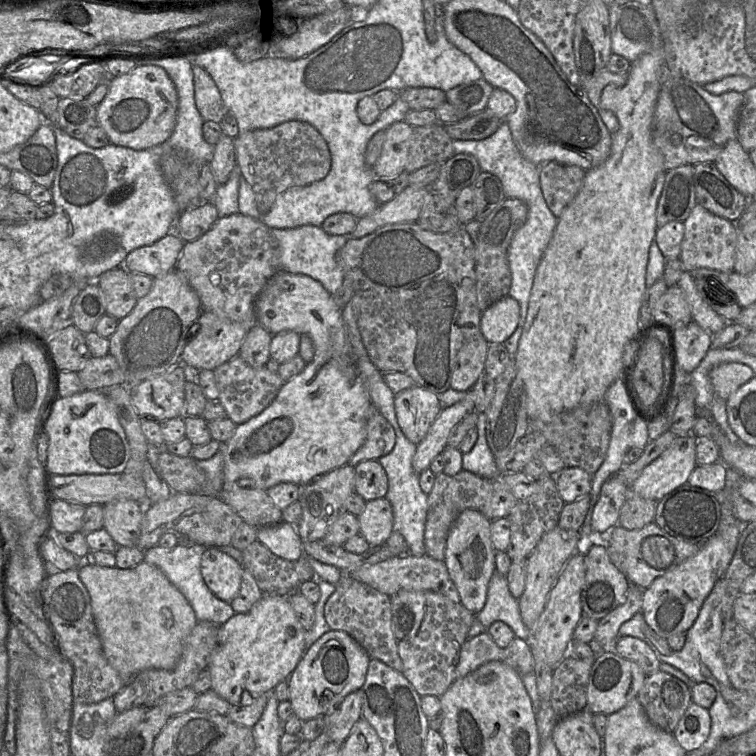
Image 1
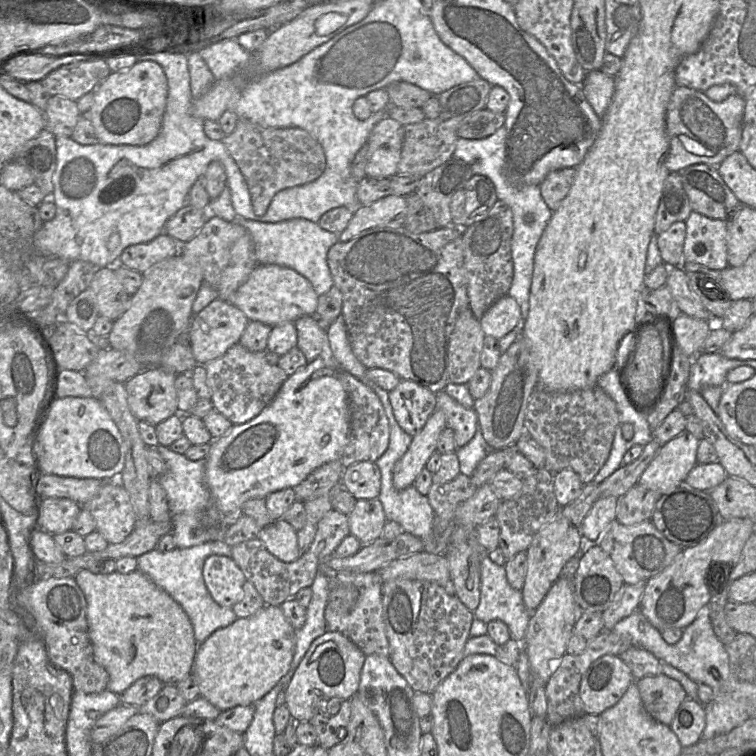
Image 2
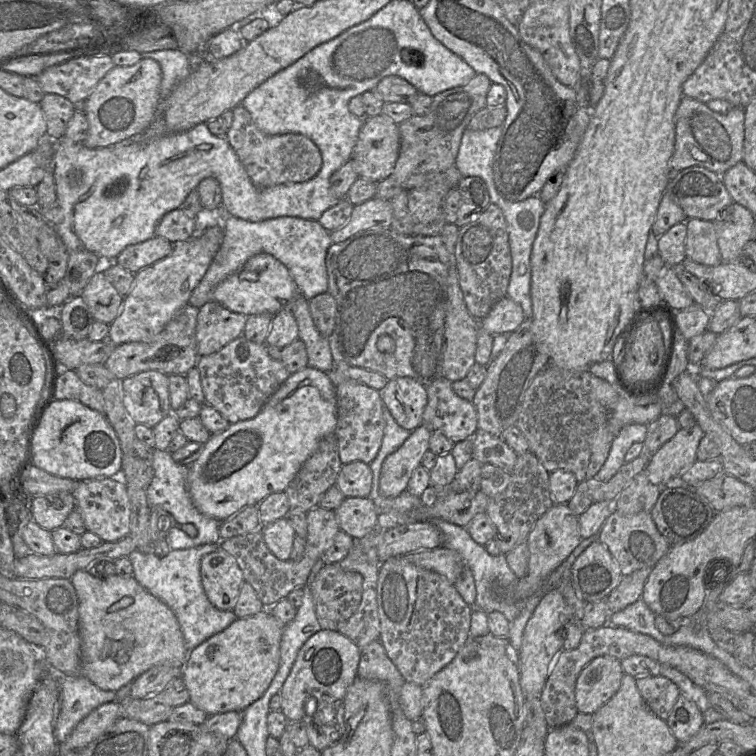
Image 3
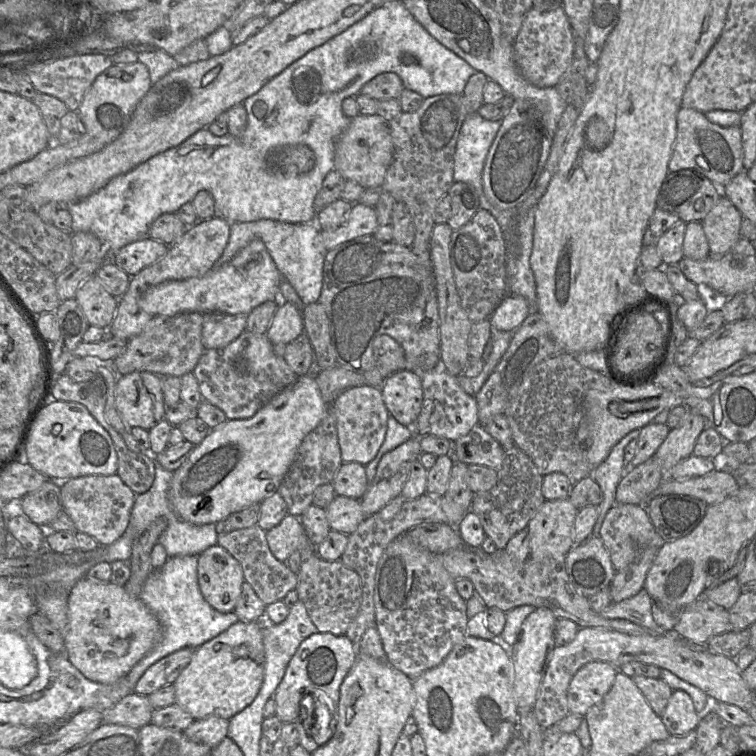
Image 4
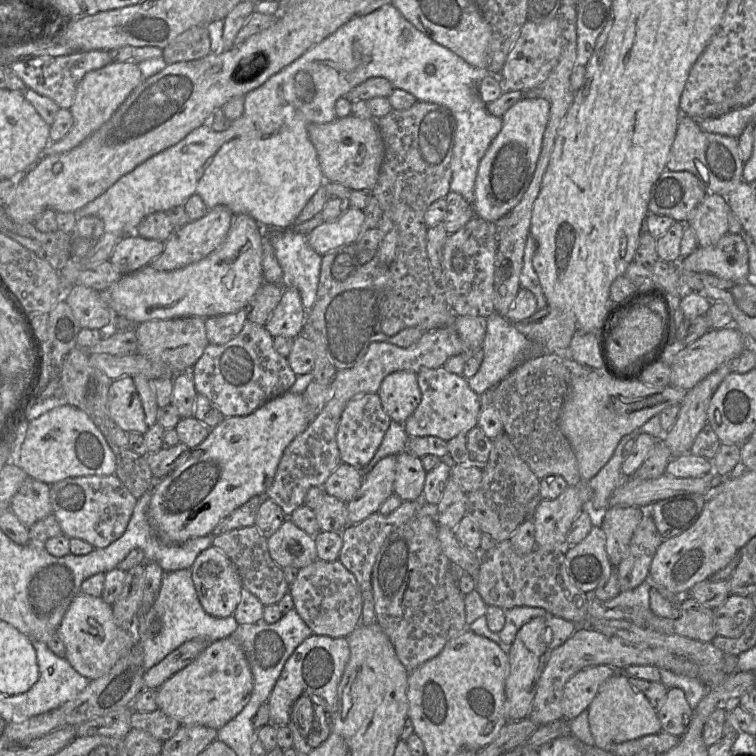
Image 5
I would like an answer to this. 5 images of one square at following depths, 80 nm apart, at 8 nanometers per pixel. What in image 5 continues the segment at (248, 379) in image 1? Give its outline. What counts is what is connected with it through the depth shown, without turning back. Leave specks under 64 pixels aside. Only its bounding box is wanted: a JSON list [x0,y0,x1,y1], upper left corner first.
[188,320,297,417]

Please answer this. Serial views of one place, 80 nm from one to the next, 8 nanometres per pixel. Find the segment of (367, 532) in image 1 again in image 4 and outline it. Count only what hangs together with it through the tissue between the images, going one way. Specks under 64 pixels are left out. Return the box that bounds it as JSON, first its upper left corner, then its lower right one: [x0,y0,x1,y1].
[325,495,367,536]

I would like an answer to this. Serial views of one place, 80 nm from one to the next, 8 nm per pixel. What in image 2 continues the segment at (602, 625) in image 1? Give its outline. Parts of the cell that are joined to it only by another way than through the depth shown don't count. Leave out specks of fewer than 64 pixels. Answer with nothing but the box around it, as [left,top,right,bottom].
[603,582,647,630]

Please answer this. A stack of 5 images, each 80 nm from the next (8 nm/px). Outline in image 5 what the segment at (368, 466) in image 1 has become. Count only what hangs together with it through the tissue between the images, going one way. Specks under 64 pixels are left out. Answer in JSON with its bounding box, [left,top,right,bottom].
[322,462,362,503]

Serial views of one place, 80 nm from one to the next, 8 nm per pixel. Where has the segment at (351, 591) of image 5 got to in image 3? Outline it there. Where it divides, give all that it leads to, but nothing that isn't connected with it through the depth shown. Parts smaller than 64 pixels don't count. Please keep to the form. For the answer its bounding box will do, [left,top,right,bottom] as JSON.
[306,563,363,631]

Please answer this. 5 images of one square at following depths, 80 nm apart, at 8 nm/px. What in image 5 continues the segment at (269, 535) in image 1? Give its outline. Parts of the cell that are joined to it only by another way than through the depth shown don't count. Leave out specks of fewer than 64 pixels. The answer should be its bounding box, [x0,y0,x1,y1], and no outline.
[267,518,318,569]

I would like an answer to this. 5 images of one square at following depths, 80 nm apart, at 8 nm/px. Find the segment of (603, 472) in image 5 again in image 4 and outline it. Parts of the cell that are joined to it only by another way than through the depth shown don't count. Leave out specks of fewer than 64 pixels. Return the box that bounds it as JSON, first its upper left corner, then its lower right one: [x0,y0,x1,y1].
[591,429,640,534]

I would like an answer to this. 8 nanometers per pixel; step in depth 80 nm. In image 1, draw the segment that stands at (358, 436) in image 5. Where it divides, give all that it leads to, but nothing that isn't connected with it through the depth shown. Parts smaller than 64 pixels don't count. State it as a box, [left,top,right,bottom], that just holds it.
[347,406,396,467]

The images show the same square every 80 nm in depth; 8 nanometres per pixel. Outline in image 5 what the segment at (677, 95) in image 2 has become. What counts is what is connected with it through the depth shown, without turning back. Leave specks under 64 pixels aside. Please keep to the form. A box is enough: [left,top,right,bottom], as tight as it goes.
[666,114,743,197]

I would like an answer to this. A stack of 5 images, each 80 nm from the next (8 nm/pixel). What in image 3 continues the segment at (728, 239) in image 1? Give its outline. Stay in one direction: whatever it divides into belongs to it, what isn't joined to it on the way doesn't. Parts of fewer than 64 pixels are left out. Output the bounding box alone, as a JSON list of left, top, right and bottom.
[686,218,723,266]

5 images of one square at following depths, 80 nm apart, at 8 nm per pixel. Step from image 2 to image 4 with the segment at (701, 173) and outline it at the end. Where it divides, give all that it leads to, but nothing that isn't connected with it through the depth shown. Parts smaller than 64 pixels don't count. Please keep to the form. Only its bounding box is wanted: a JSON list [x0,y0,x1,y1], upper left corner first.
[656,169,722,223]

